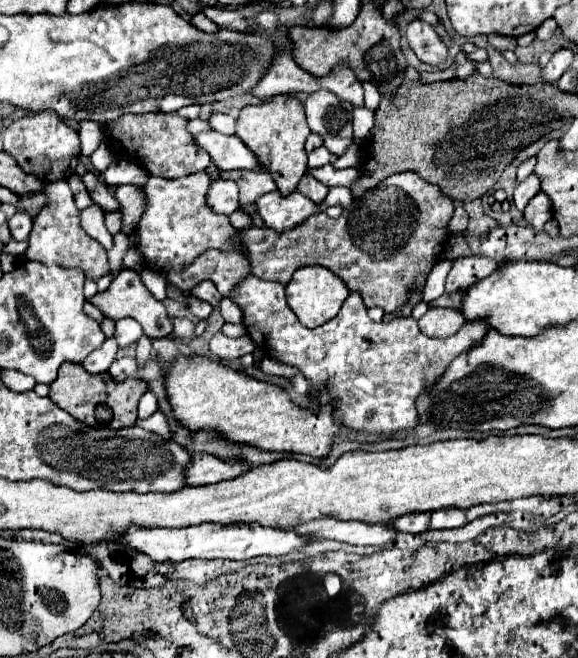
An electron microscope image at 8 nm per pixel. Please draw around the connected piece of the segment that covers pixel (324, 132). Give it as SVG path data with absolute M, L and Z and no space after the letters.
M318 90L308 96L304 108L310 130L324 138L324 146L334 156L344 154L352 144L352 106L330 90Z

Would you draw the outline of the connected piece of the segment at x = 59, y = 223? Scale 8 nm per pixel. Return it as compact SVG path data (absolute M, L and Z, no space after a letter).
M50 182L44 186L44 196L50 200L50 204L38 214L34 220L34 228L30 232L30 246L24 254L26 260L36 260L36 262L56 262L66 268L82 268L86 278L98 280L100 276L108 274L108 260L106 260L106 250L100 242L90 238L82 226L80 226L80 210L76 208L72 190L68 188L68 182Z

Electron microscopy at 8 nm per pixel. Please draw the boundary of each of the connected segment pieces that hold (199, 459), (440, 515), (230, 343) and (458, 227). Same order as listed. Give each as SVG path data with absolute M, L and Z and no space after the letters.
M192 454L190 470L186 470L186 486L206 486L222 480L230 480L248 470L250 464L244 460L236 460L234 464L222 462L212 454Z
M448 508L448 510L438 510L430 516L428 528L432 530L448 530L448 528L460 528L466 524L466 510L458 508Z
M218 332L210 340L210 352L220 360L236 360L254 350L256 350L254 340L248 334L244 334L240 338L230 338L230 336Z
M458 206L454 210L454 214L452 214L446 230L450 230L450 234L462 234L466 230L466 224L468 224L468 214L466 214L466 210L462 206Z

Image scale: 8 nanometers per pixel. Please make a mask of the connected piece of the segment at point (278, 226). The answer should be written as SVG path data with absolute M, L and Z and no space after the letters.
M278 190L258 198L256 208L264 226L272 228L274 232L292 230L294 226L302 224L308 216L318 212L318 206L314 206L314 202L310 202L300 192L294 192L284 198L278 194Z

